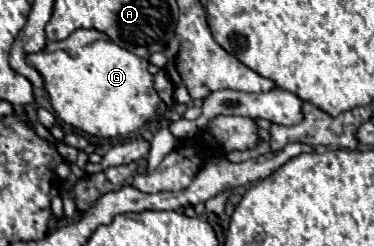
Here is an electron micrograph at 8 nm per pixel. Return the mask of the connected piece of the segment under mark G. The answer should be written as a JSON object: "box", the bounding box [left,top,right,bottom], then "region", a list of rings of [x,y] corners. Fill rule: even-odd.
{"box":[26,28,160,138],"region":[[[94,28],[74,30],[66,40],[48,42],[44,50],[36,54],[28,54],[26,60],[42,74],[54,112],[66,124],[72,124],[78,130],[84,130],[100,138],[116,138],[138,130],[152,118],[158,118],[156,108],[160,104],[160,96],[154,90],[154,76],[148,72],[148,60],[120,48],[104,32],[98,32]]]}

